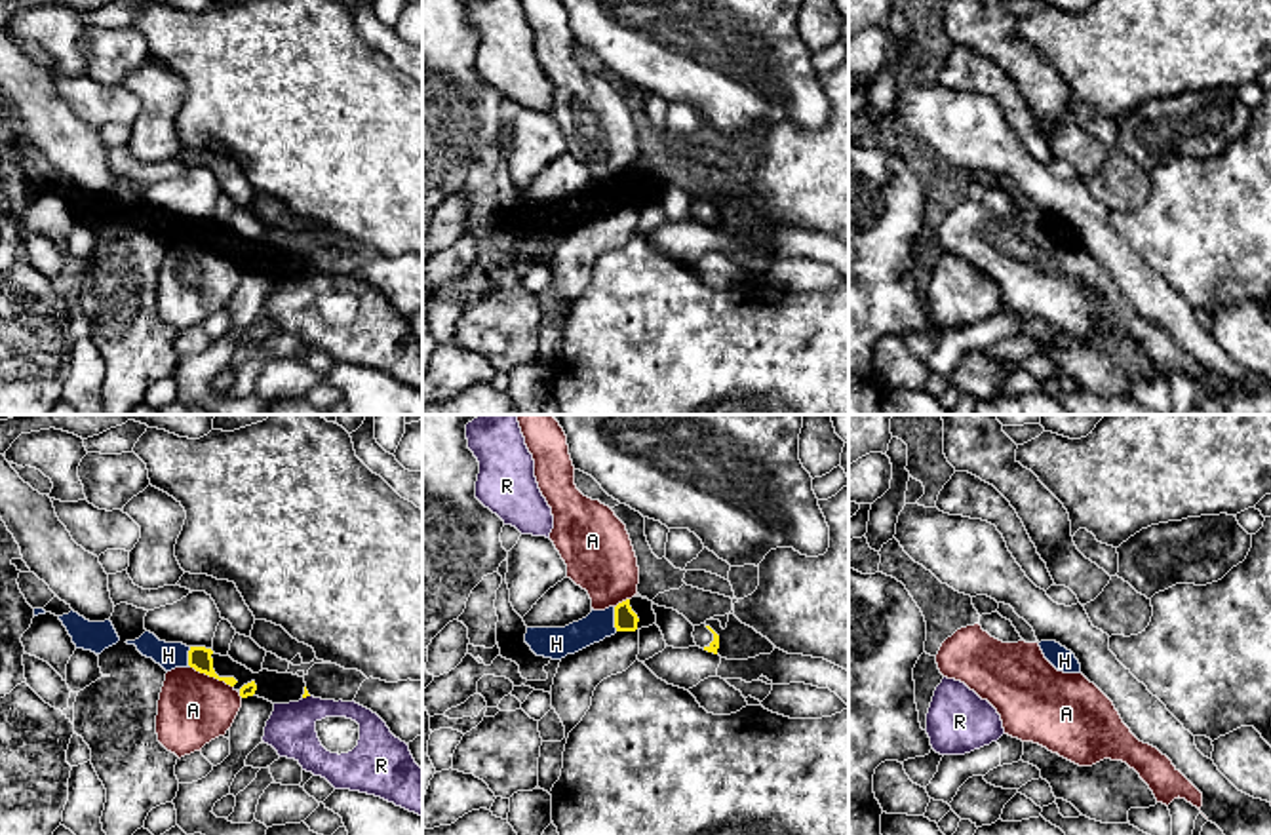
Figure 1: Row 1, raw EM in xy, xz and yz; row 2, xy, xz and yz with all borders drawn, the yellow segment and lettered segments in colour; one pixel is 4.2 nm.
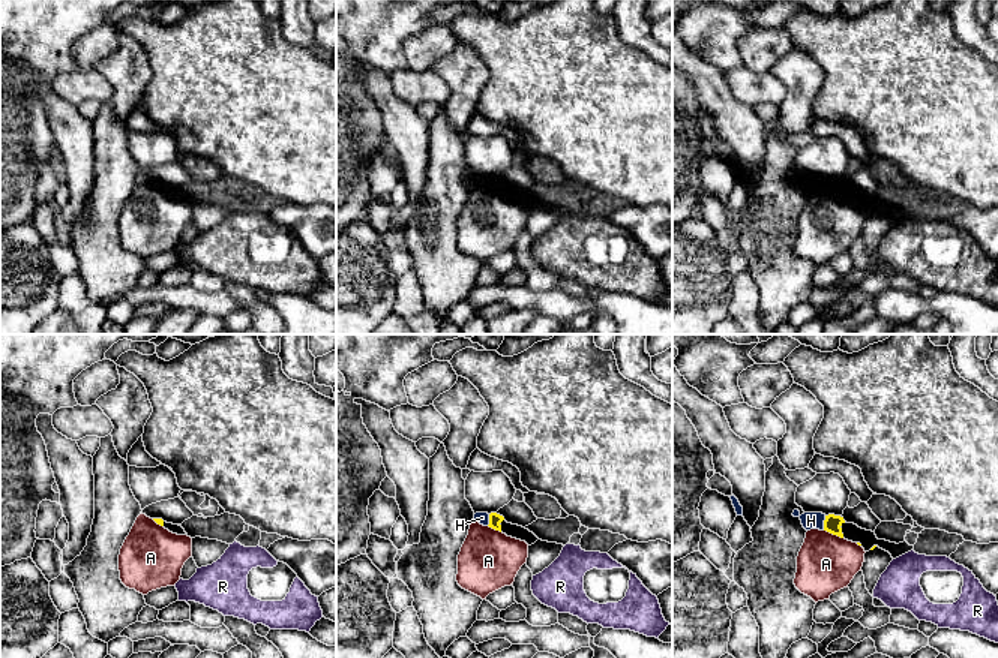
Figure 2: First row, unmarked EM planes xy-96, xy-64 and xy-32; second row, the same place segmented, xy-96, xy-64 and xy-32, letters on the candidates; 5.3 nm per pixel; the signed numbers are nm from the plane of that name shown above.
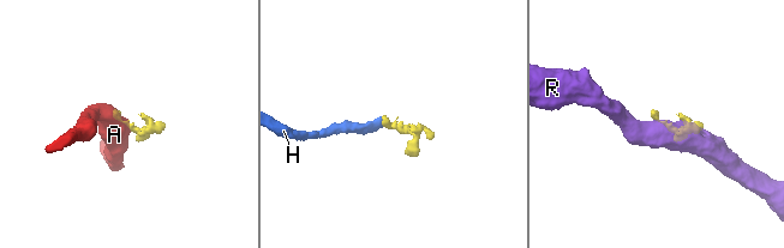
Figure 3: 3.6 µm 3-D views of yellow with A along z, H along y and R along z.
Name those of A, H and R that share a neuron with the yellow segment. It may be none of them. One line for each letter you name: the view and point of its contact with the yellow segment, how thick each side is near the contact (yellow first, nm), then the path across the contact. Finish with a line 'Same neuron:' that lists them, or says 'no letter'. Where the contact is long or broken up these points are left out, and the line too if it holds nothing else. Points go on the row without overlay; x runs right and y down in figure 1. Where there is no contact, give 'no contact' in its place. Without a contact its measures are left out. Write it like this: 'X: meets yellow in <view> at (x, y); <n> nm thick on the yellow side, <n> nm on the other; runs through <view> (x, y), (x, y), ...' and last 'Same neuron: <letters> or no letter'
H: meets yellow in xz at (615, 193); 100 nm thick on the yellow side, 120 nm on the other; runs through xz (625, 193), (615, 193), (598, 198)
Same neuron: H

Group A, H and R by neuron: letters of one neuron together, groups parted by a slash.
A / H / R

